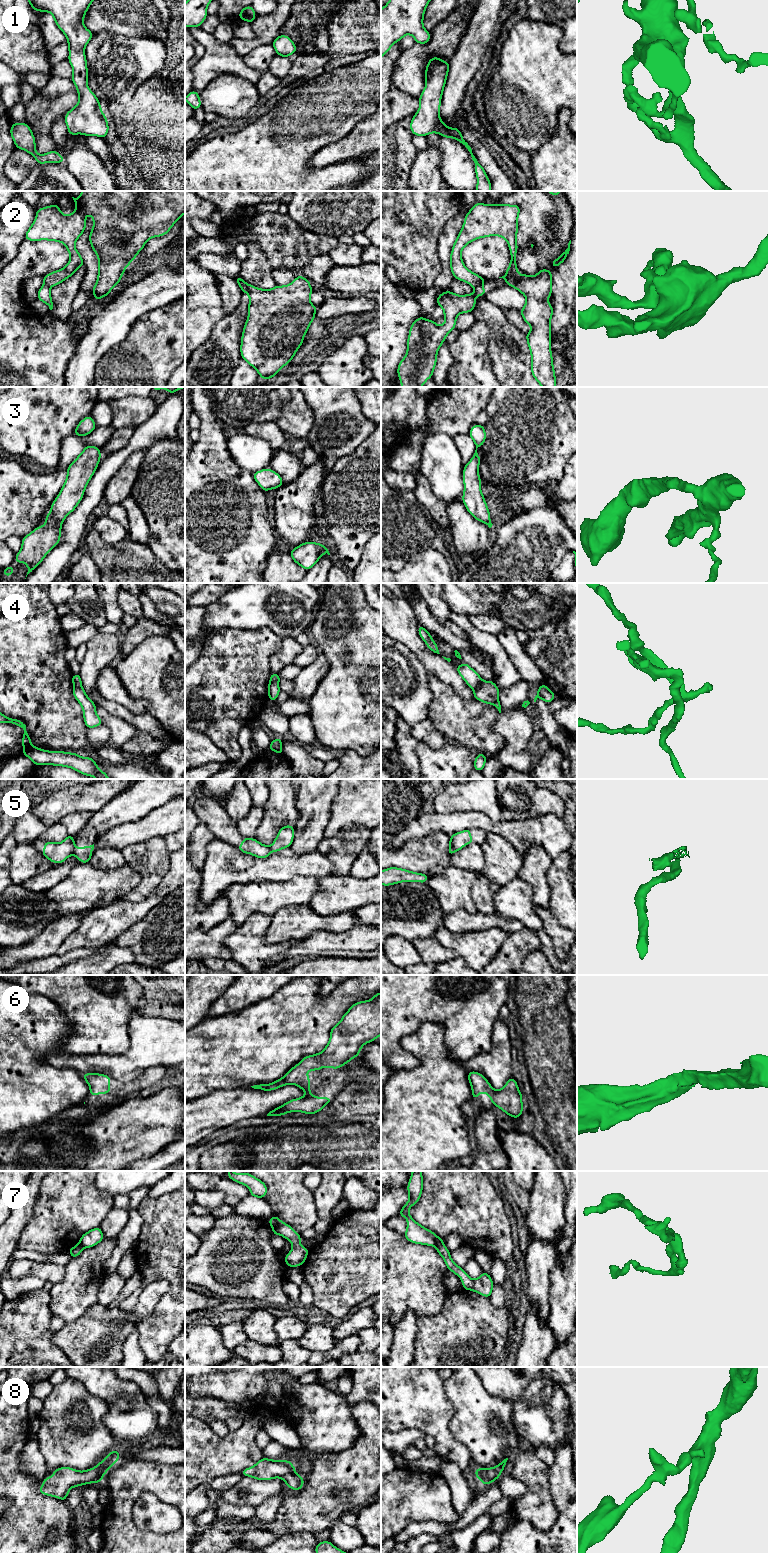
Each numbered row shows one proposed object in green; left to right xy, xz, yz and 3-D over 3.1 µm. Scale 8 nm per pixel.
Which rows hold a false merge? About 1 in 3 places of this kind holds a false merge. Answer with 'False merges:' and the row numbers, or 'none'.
False merges: 2, 4, 5, 7

